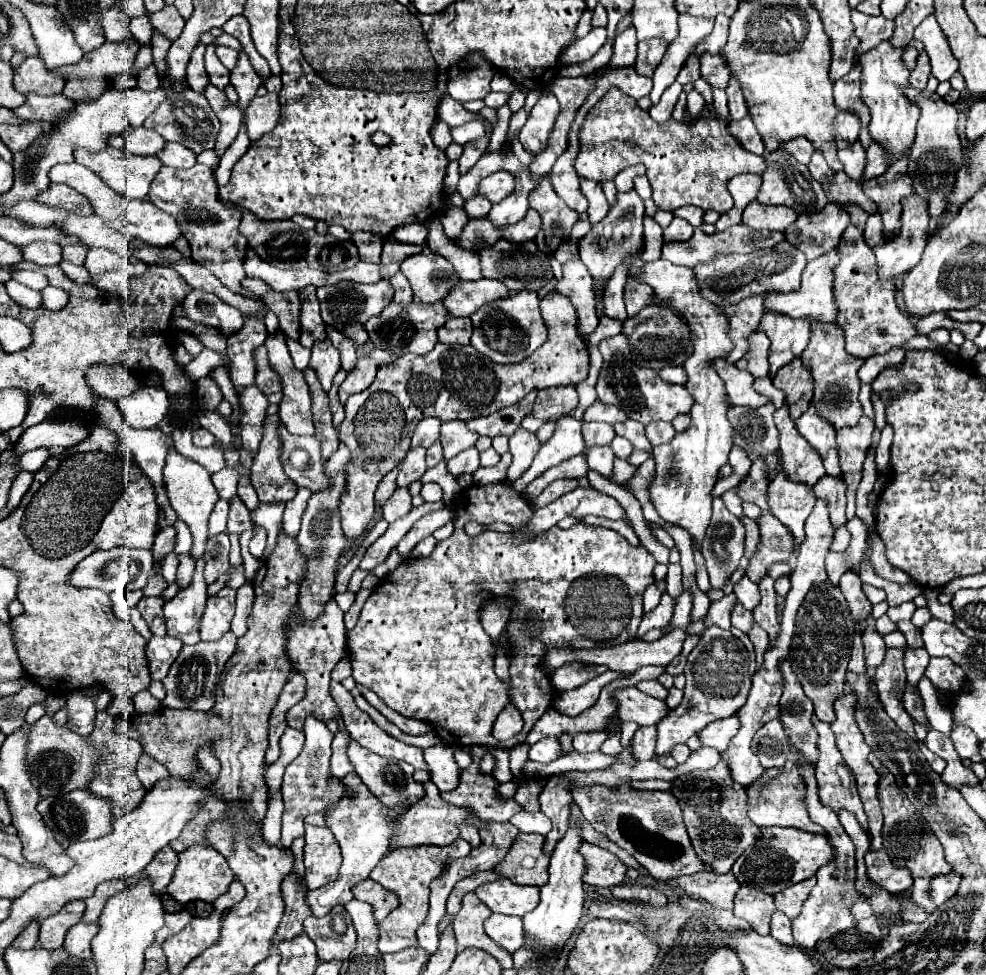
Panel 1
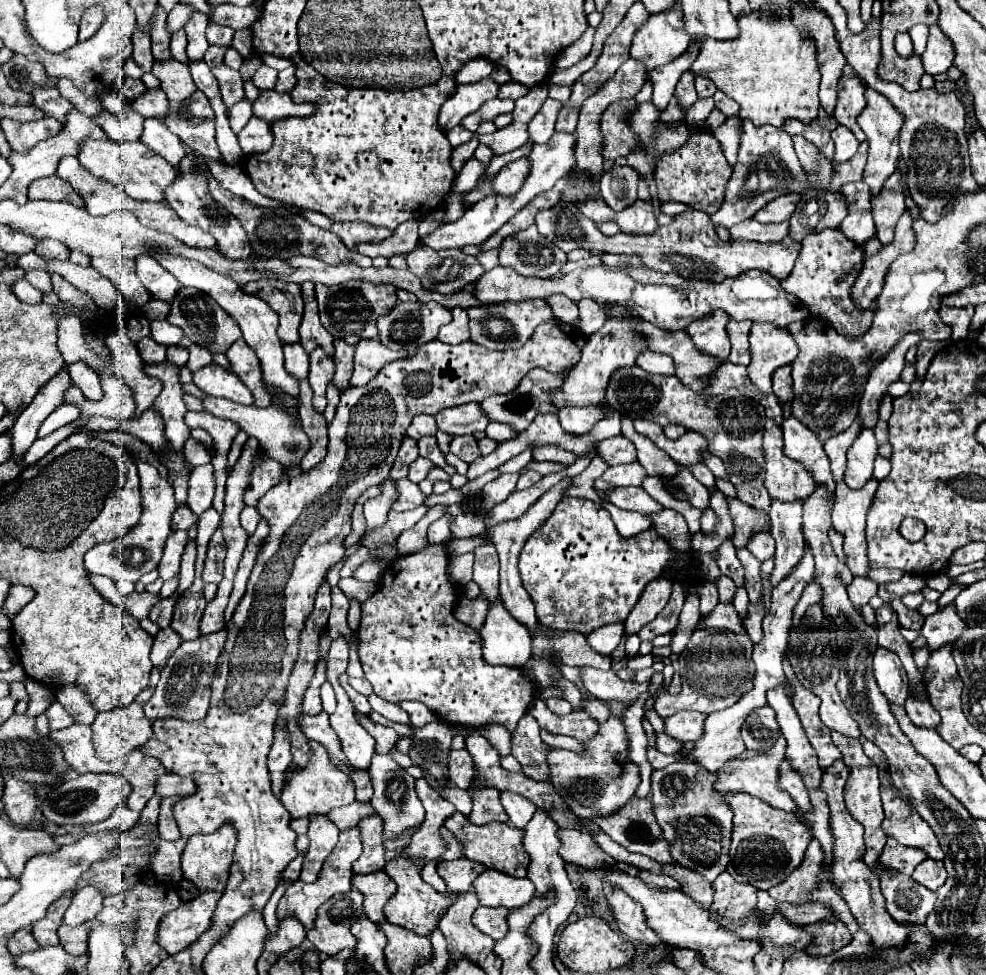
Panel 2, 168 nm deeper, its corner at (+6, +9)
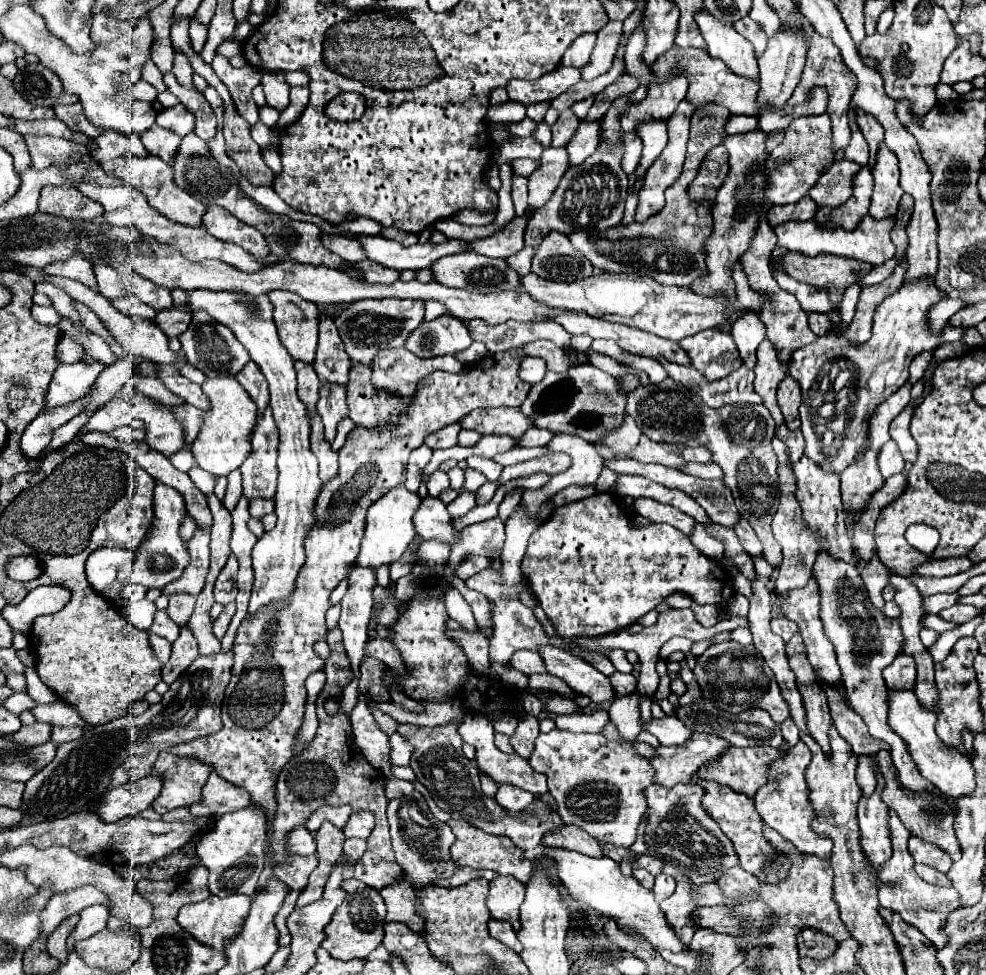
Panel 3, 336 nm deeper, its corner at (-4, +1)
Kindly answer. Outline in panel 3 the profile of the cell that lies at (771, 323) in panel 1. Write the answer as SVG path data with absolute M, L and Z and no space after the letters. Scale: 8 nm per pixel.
M762 340L762 344L758 346L758 364L754 368L754 374L756 374L754 390L764 398L764 406L772 414L774 422L780 424L784 418L782 418L782 410L776 402L776 388L786 378L788 364L784 364L778 358L776 348L768 340Z

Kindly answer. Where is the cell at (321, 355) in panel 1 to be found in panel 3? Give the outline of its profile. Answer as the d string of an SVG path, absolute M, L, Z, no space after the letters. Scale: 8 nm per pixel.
M322 384L320 400L318 400L318 414L322 416L326 440L332 442L336 436L336 424L348 414L346 406L346 386L342 384Z

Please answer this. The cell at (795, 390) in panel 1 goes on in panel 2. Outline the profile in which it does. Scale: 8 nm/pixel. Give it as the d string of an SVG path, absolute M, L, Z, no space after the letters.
M782 366L774 372L772 382L774 382L774 394L778 396L782 408L784 408L784 418L790 416L790 402L792 402L792 376L790 376L790 366Z

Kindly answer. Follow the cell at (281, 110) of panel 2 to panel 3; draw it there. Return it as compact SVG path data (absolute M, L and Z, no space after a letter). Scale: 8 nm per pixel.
M342 92L326 106L326 116L332 120L358 120L364 114L366 102L356 92Z

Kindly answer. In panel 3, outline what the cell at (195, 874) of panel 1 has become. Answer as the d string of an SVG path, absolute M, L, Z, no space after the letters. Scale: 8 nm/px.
M248 806L244 810L224 814L214 830L204 834L196 844L196 856L200 858L200 864L208 870L208 888L216 896L228 896L228 894L254 894L258 886L258 878L264 870L264 844L268 844L266 838L268 826L264 820L264 814L260 810Z

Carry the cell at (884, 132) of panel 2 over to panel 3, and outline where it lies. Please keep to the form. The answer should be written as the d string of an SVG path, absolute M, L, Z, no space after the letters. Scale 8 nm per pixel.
M878 152L876 164L872 168L874 176L874 192L872 192L872 204L870 204L870 216L876 220L882 218L894 218L898 210L900 196L904 190L900 188L900 172L896 166L896 154Z

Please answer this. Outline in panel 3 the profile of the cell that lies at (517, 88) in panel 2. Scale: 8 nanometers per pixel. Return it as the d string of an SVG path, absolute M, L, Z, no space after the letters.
M536 102L536 104L528 104L528 106L526 106L526 116L532 118L534 122L542 122L542 118L544 118L548 106L550 106L550 102Z

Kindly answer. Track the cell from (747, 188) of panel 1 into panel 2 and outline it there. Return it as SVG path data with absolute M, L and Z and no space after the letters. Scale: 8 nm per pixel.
M730 118L718 130L714 130L714 138L720 142L726 160L734 166L738 158L738 144L740 144L740 122L738 118Z

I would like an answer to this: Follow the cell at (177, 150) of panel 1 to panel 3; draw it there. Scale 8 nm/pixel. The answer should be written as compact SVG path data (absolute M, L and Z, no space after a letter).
M154 124L146 134L142 134L142 144L148 150L148 154L156 154L168 164L174 164L180 142L182 138L176 132L164 130L158 124Z

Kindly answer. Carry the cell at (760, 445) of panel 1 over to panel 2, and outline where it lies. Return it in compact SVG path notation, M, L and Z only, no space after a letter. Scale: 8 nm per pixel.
M622 368L616 370L610 386L606 390L606 402L610 406L614 406L614 410L618 410L622 416L630 416L632 420L650 420L656 422L658 426L668 426L668 424L680 424L686 430L698 432L708 440L708 448L714 456L722 458L724 464L728 466L726 470L730 470L730 482L736 488L736 498L746 502L748 506L754 506L754 510L764 510L766 514L770 514L770 498L768 492L764 488L764 452L762 452L762 430L764 430L764 408L760 402L756 402L754 398L742 394L740 390L728 390L726 394L718 394L718 396L704 396L704 394L694 394L688 386L684 386L676 376L654 376L654 374L646 374L640 368Z

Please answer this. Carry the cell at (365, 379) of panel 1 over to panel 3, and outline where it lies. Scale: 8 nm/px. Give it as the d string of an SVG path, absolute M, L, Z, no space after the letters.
M388 348L372 360L372 384L376 390L386 390L396 396L410 396L416 384L430 372L446 370L458 372L464 368L454 356L444 358L418 358L406 348Z

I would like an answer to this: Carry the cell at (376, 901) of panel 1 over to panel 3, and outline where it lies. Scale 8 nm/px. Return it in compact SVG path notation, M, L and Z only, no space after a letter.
M402 880L380 890L380 896L388 908L384 922L400 922L410 930L420 932L420 918L414 910L414 888L410 882Z

